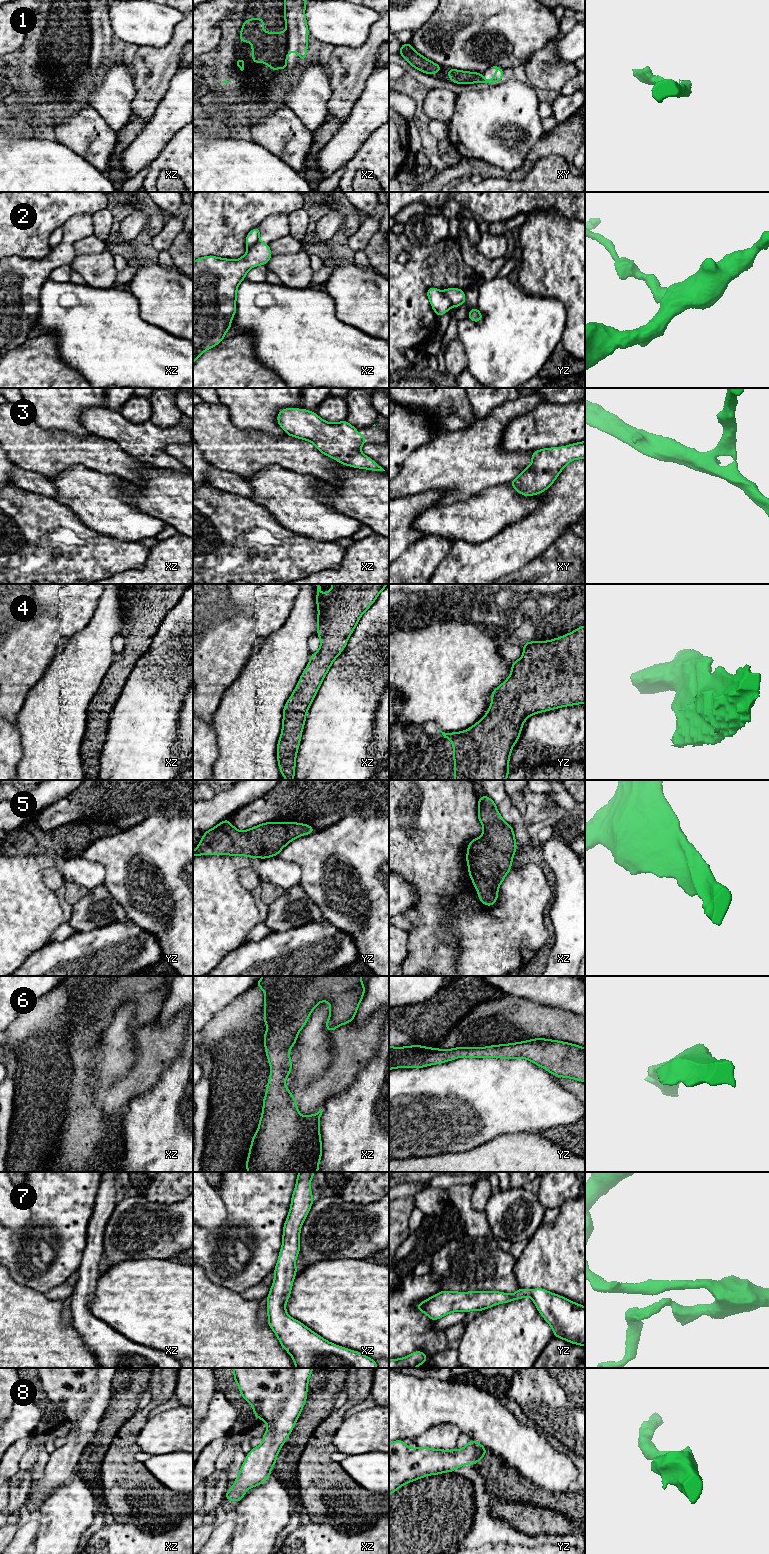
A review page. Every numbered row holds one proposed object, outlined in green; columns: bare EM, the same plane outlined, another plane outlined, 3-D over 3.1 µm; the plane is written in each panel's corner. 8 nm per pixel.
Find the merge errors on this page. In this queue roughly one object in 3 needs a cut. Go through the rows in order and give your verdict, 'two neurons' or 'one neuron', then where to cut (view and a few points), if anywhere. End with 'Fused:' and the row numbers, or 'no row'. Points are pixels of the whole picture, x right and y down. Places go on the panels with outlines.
1: two neurons | xz (287, 32), (287, 48), (285, 66), (283, 68)
2: two neurons | yz (441, 291), (451, 305)
3: one neuron | no cut
4: one neuron | no cut
5: one neuron | no cut
6: one neuron | no cut
7: one neuron | no cut
8: one neuron | no cut
Fused: 1, 2

